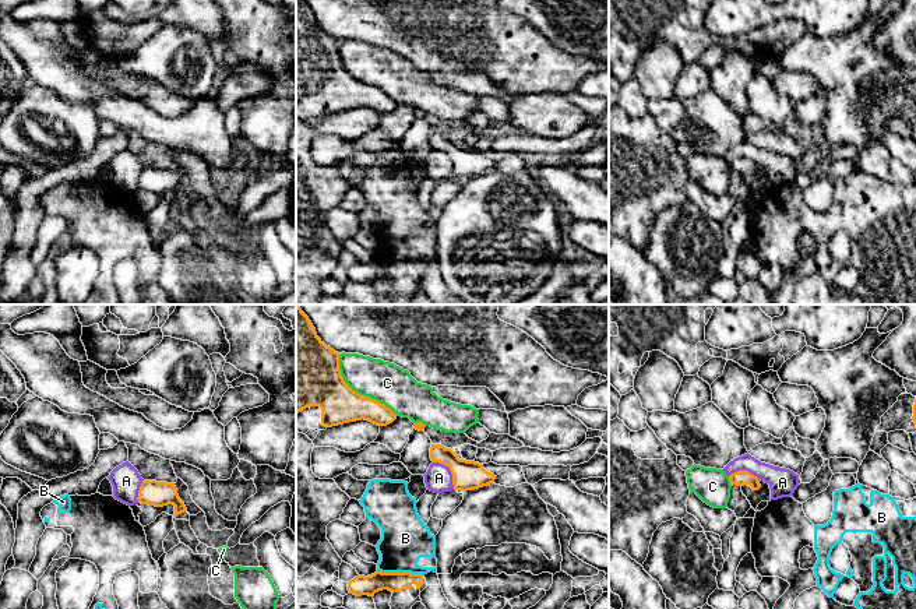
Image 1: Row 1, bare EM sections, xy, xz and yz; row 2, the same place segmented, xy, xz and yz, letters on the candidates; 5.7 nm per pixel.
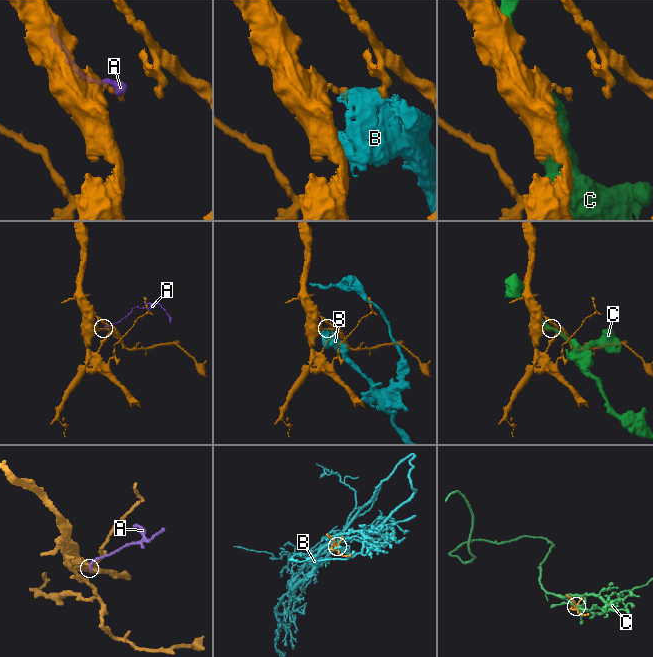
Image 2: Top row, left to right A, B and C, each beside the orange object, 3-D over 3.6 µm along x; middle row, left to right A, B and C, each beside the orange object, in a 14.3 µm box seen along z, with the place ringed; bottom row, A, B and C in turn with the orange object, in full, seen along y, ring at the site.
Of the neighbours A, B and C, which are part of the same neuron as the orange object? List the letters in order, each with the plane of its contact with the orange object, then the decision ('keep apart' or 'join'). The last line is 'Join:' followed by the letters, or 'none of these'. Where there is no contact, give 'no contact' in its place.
A: contact in xz; keep apart
B: contact in xz; keep apart
C: contact in xz; keep apart
Join: none of these

